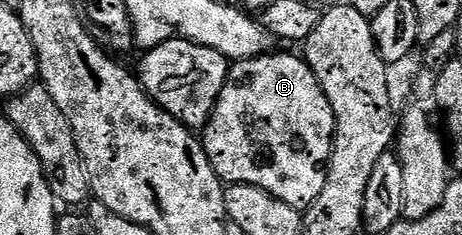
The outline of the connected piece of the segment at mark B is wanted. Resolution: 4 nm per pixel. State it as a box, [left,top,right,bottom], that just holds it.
[200,54,334,213]

